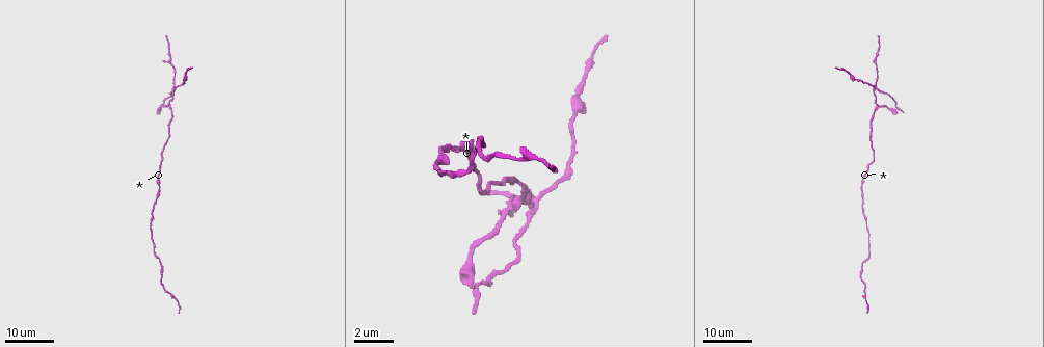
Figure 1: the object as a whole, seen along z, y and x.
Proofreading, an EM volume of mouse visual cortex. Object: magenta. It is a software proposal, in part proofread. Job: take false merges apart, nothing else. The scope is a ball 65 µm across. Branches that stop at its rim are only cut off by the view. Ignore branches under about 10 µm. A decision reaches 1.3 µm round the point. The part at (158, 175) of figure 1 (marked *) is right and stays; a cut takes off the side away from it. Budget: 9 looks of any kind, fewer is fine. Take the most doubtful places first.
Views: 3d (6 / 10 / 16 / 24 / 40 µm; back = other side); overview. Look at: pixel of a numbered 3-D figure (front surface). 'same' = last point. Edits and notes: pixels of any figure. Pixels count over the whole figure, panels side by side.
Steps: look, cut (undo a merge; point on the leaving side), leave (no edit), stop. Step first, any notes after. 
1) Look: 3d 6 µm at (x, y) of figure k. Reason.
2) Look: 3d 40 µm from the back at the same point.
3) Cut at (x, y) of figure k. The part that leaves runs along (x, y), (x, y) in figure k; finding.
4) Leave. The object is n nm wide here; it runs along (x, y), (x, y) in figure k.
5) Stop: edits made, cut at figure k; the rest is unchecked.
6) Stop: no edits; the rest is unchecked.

Look: 3d 16 µm at (876, 88) of figure 1. Looks like a crossing.

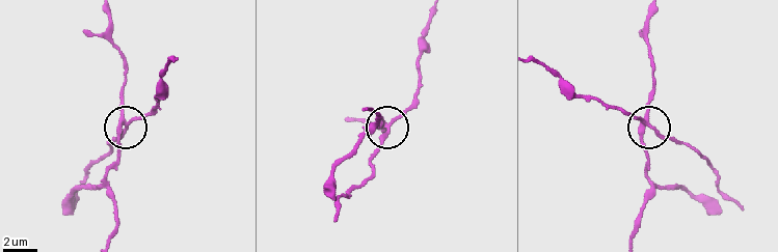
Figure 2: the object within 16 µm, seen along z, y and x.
Look: 3d 6 µm at (386, 124) of figure 2.

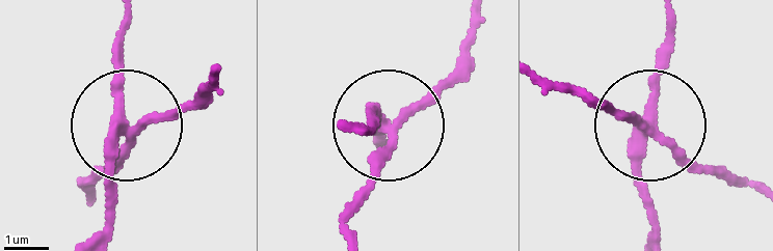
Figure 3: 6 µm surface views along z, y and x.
Cut at (373, 187) of figure 3. The object is 250 nm wide here; the part that leaves runs along (396, 130), (455, 67), (471, 11) in figure 3; two neurons meet here.

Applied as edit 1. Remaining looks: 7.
Look: overview.

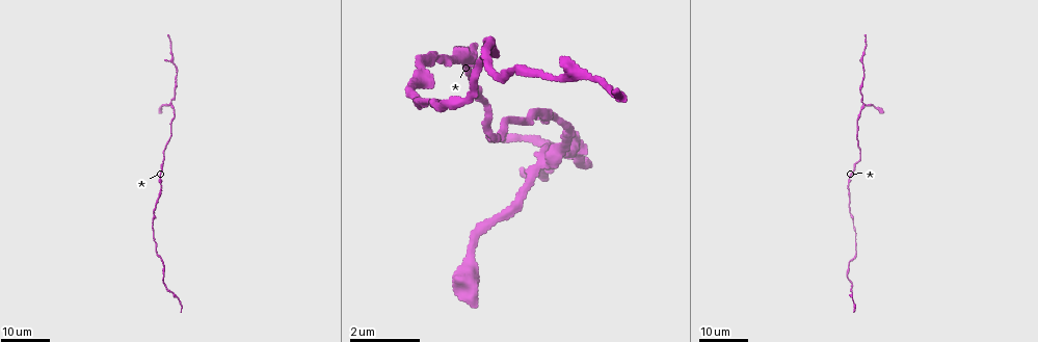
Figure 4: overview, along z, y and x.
Look: 3d 24 µm at (858, 115) of figure 4. Thick turns thin.

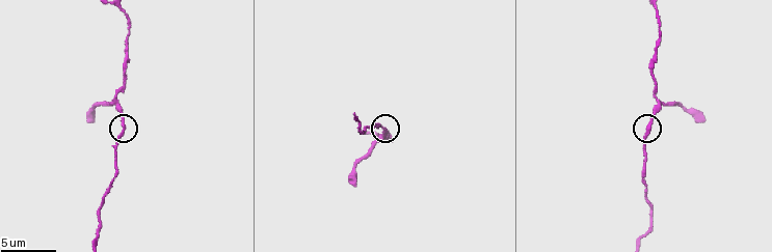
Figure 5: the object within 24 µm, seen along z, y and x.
Look: 3d 6 µm at (652, 125) of figure 5.

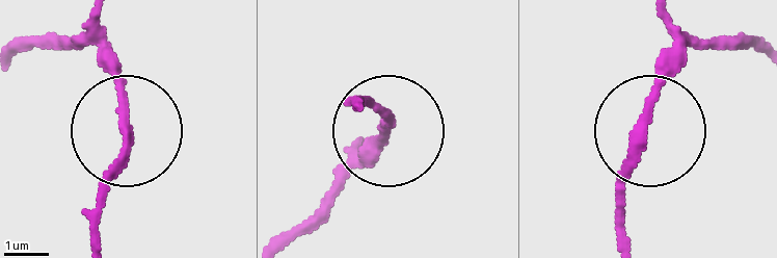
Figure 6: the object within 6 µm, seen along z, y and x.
Look: 3d 6 µm from the back at (643, 122) of figure 6.

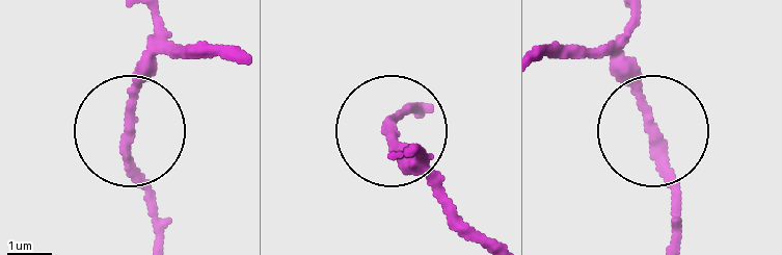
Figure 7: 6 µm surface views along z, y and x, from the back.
Leave. It runs along (681, 239), (681, 206), (625, 30) in figure 7; continuous, no second neuron.

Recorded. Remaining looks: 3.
Look: 3d 10 µm at (104, 191) of figure 5. Thin neck.

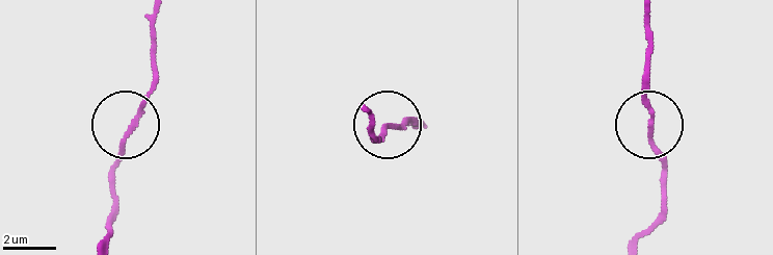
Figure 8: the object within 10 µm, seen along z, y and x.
Leave. The object is 160 nm wide here; it runs along (637, 235), (664, 202), (664, 168), (650, 134), (644, 76) in figure 8; continuous, no second neuron.

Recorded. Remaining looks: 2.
Look: 3d 24 µm at (849, 197) of figure 4. Sudden change in width.

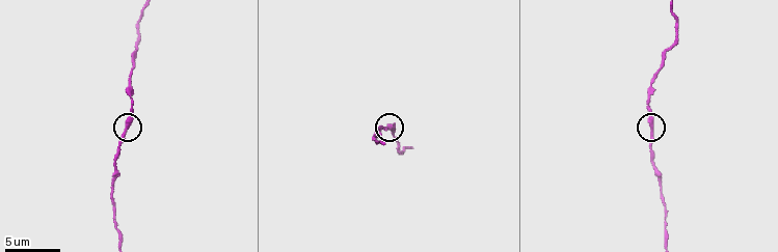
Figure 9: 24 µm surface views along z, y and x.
Look: 3d 10 µm at (651, 132) of figure 9.

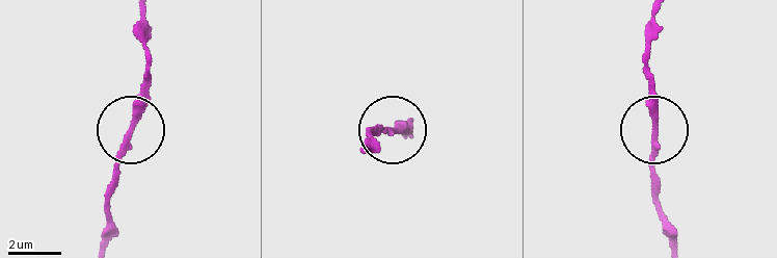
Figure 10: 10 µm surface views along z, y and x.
Leave. It runs along (654, 19), (647, 106), (654, 127), (654, 205) in figure 10; all the same neuron.

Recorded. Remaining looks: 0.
Stop: edits made, cut at figure 3; the rest is unchecked.

